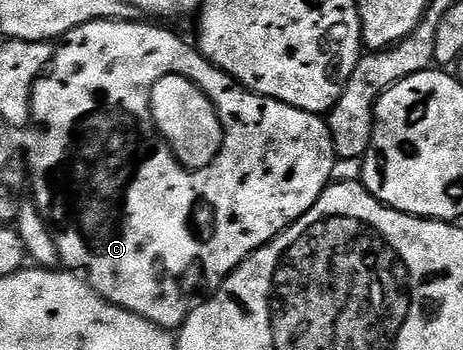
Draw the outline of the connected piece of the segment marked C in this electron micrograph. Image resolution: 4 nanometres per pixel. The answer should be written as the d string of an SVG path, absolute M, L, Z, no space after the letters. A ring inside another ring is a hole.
M144 20L83 23L83 27L75 27L75 31L68 33L56 46L53 64L42 73L33 88L32 120L35 125L37 121L38 127L45 130L37 137L37 150L27 157L27 189L31 194L31 203L39 211L39 215L46 221L53 234L53 242L61 256L61 265L66 270L80 271L90 287L104 301L110 301L112 305L118 305L129 313L139 315L161 329L177 331L189 318L189 312L195 308L195 302L198 299L205 299L216 293L226 279L254 251L274 241L286 227L295 224L321 198L321 193L331 184L329 176L333 173L335 154L333 140L329 135L329 127L324 116L296 109L282 101L244 89L234 77L210 63L190 42L189 46L183 38L176 37L169 29L145 24ZM165 69L181 69L181 73L193 73L193 77L197 77L199 88L217 108L218 119L221 121L224 133L222 147L217 157L211 159L210 163L202 169L192 169L181 165L173 156L172 150L165 143L156 126L151 123L151 110L149 105L145 105L145 89L149 89L149 85L153 85L153 80L157 80L157 77L163 77Z

